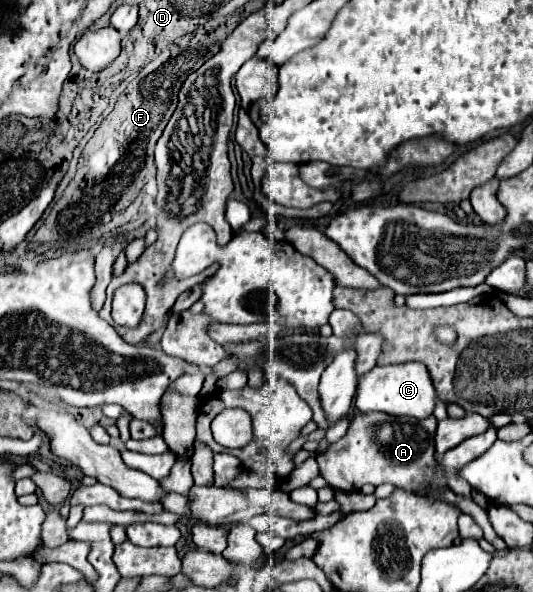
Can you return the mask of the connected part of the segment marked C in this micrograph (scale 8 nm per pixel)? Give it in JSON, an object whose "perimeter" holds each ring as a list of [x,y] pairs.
{"perimeter":[[[401,363],[401,365],[387,365],[387,367],[373,367],[365,377],[361,377],[361,385],[357,387],[355,407],[363,413],[369,411],[383,411],[389,415],[407,415],[407,417],[427,417],[433,413],[435,407],[435,389],[429,381],[429,373],[421,363]]]}

